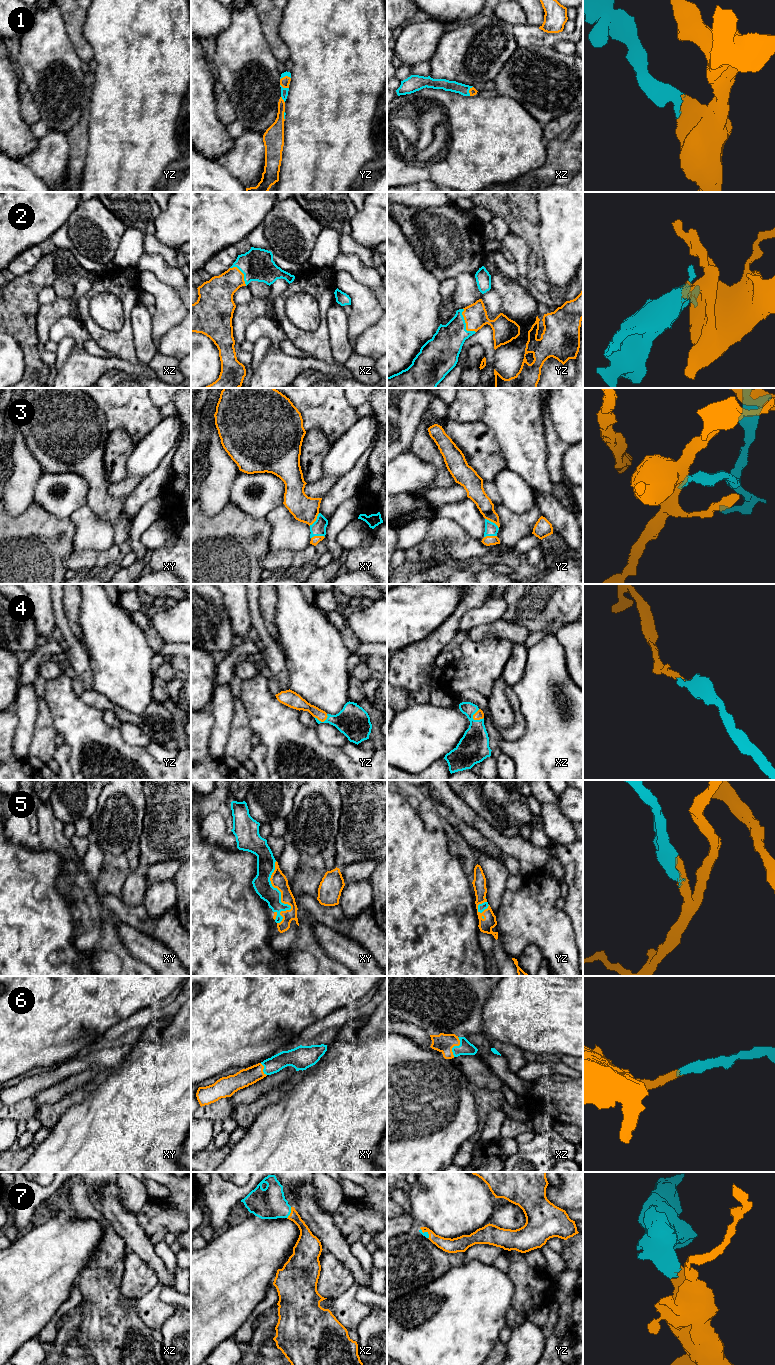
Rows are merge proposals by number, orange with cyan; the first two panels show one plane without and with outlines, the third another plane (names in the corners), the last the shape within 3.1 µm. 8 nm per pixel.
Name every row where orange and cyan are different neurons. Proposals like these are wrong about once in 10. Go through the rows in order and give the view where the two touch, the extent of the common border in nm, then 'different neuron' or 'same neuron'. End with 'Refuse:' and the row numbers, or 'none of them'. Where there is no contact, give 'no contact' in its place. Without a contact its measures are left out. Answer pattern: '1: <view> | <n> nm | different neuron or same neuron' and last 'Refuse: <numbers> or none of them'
1: yz | 80 nm | same neuron
2: yz | 220 nm | same neuron
3: yz | 140 nm | same neuron
4: xz | 100 nm | same neuron
5: xy | 500 nm | same neuron
6: xz | 170 nm | same neuron
7: xz | 100 nm | same neuron
Refuse: none of them

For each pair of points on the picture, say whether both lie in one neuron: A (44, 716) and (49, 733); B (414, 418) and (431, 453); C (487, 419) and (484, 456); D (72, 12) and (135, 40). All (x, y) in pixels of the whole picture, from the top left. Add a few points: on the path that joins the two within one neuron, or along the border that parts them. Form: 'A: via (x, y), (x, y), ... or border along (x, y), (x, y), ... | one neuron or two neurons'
A: via (44, 720), (45, 729) | one neuron
B: border along (427, 406), (410, 448) | two neurons
C: border along (480, 421), (491, 430), (499, 445) | two neurons
D: border along (88, 10), (83, 26), (83, 34), (87, 41) | two neurons

